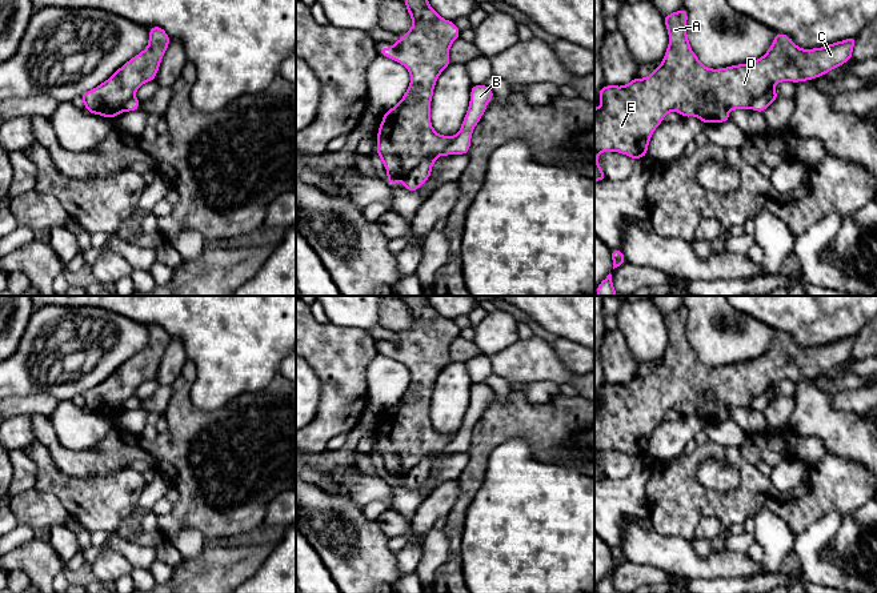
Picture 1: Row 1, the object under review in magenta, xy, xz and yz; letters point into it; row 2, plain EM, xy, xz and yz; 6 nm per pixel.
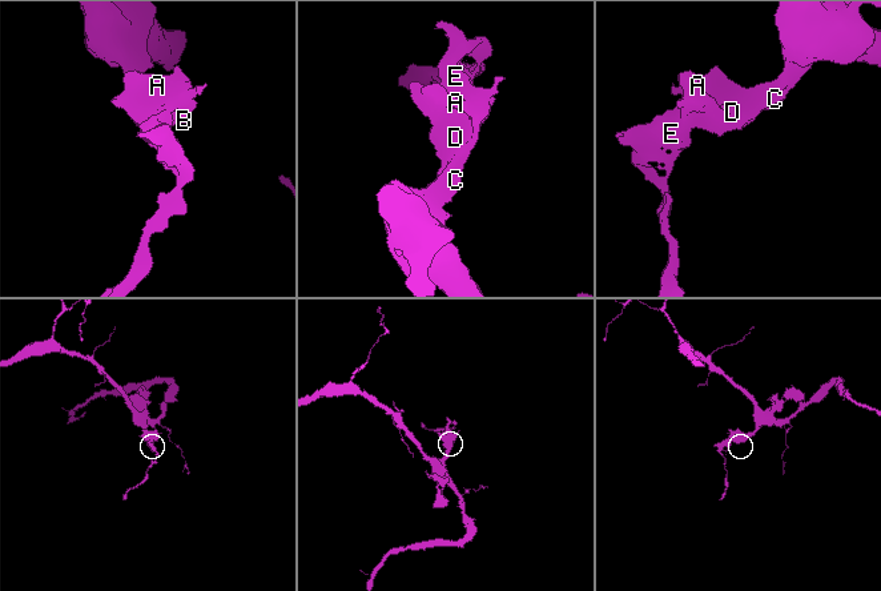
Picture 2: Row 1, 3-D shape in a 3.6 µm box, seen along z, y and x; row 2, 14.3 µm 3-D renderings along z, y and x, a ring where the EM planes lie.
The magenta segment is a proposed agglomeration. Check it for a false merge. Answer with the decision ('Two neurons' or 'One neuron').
Two neurons

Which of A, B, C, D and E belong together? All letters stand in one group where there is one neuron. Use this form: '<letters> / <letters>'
A C D E / B

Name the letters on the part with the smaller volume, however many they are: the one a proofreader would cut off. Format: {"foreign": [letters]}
{"foreign": ["A", "C", "D", "E"]}

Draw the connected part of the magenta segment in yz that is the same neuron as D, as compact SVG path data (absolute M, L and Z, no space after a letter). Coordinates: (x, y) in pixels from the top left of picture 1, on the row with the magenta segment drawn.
M685 8L664 15L669 45L662 63L648 77L634 77L626 85L604 85L600 89L601 107L594 108L594 181L608 179L597 163L597 156L602 152L620 152L633 160L646 157L649 140L668 112L678 112L682 117L697 116L704 124L726 123L730 109L749 109L773 84L813 80L845 64L853 57L852 49L857 40L849 37L821 48L802 49L780 32L762 57L713 69L704 67L692 51L686 21Z

